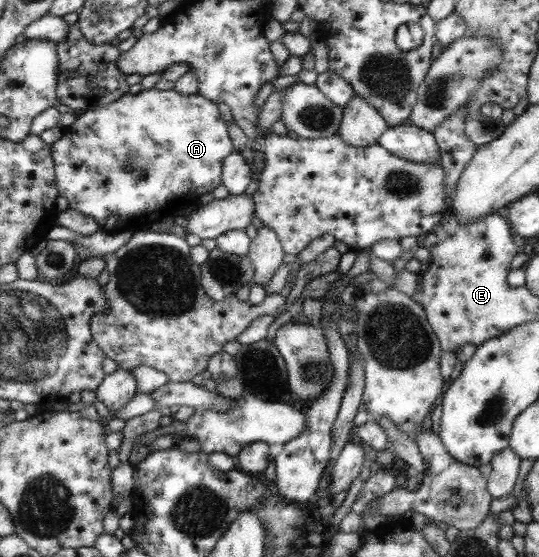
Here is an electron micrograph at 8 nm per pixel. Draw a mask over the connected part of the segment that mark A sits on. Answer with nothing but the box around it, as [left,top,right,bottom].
[53,87,232,233]

